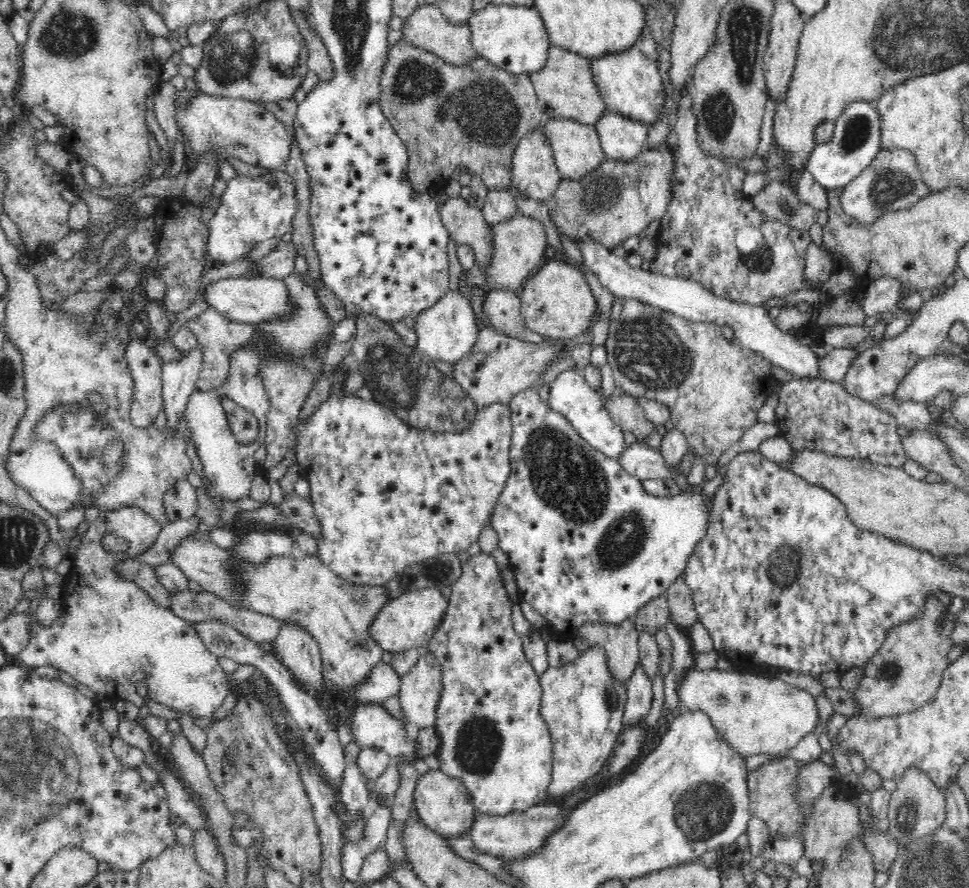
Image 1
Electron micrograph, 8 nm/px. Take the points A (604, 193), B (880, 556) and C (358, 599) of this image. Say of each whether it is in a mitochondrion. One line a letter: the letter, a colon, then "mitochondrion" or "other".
A: mitochondrion
B: mitochondrion
C: mitochondrion

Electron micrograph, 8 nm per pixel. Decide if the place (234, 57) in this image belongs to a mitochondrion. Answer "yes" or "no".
yes

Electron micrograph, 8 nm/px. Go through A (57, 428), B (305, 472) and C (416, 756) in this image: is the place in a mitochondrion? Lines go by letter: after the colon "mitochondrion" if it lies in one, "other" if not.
A: mitochondrion
B: other
C: other

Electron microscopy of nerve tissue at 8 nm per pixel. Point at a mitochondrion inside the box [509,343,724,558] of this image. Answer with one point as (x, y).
(565, 476)

